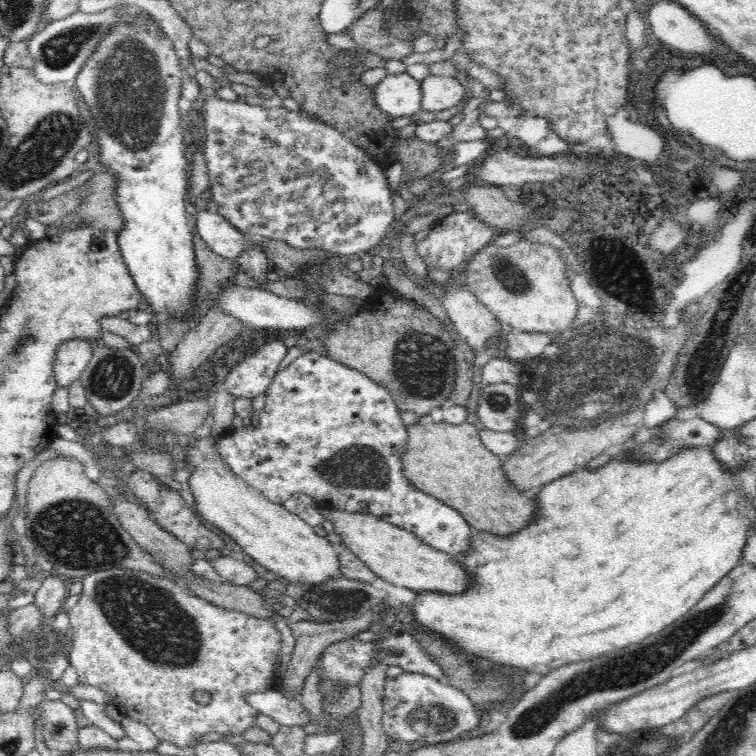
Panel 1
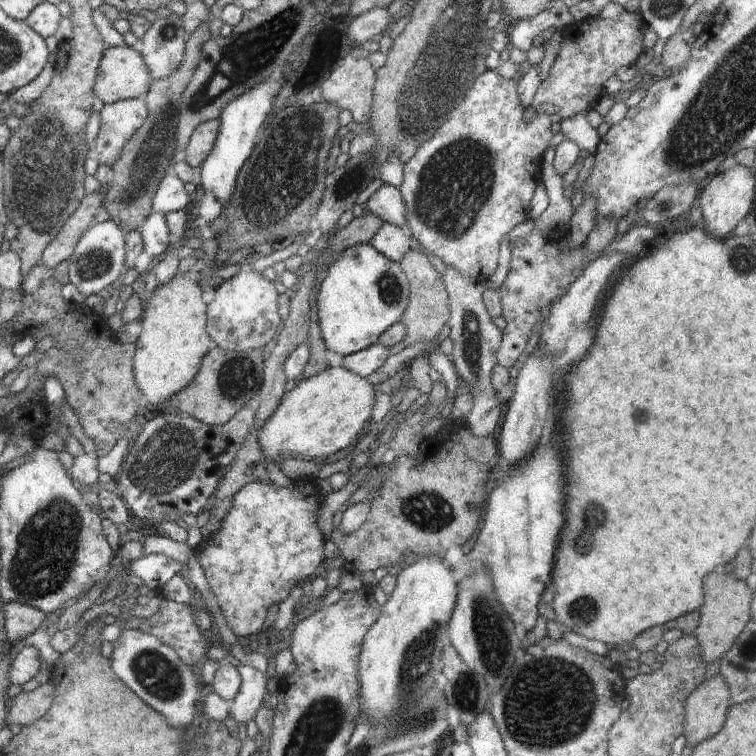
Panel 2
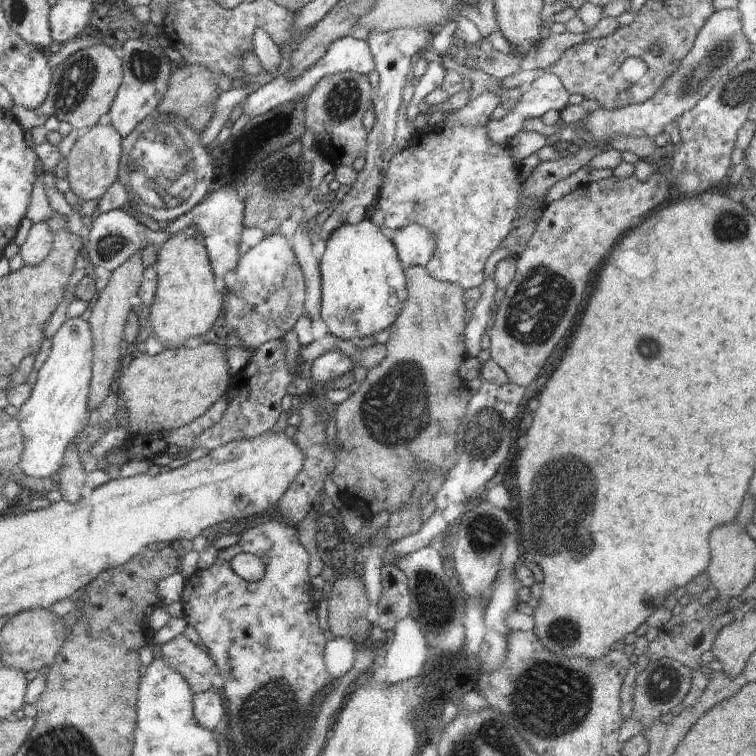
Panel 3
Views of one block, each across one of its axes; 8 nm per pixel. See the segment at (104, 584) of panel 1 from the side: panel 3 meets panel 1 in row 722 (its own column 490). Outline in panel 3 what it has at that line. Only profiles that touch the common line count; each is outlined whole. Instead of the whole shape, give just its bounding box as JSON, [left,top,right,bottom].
[376,122,522,291]

